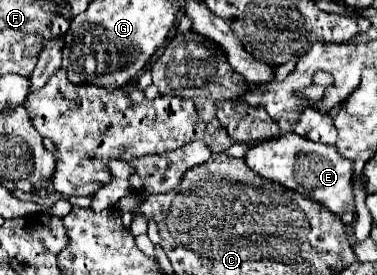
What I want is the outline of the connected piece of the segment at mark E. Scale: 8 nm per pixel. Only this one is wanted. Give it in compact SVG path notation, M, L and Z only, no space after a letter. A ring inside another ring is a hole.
M284 133L262 141L248 149L244 157L246 165L264 179L276 181L300 195L328 207L334 215L338 215L344 225L352 225L354 221L354 195L352 195L352 161L338 155L332 145L314 143L298 133Z

